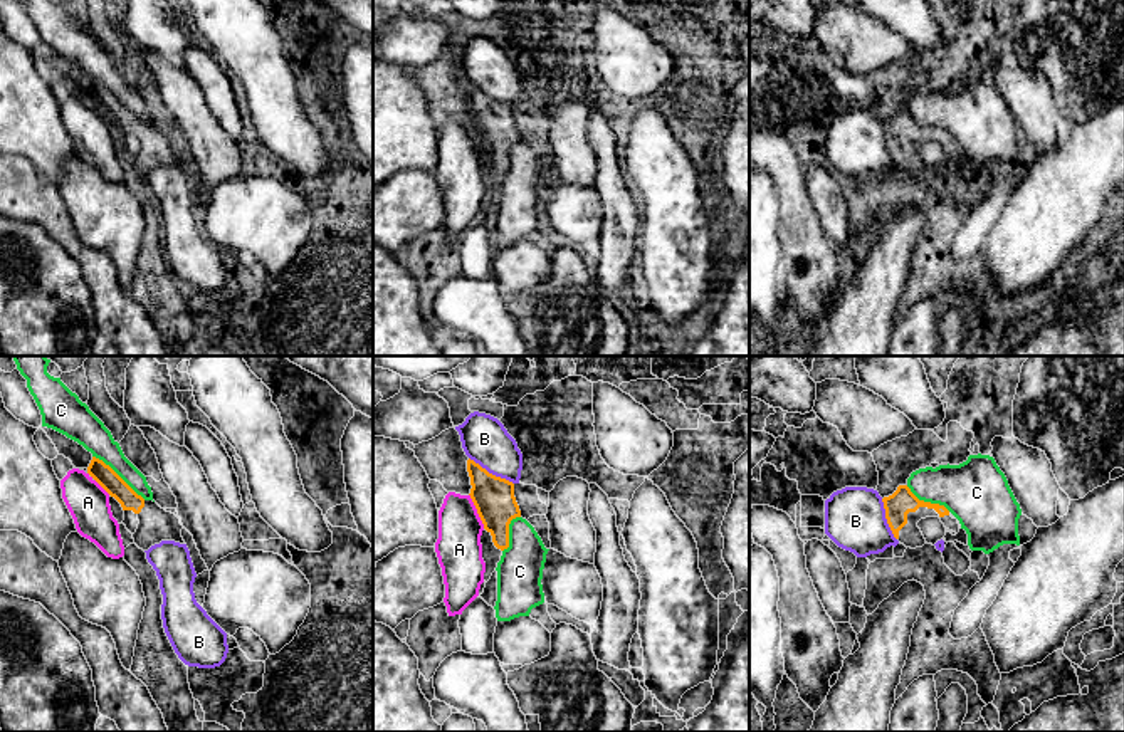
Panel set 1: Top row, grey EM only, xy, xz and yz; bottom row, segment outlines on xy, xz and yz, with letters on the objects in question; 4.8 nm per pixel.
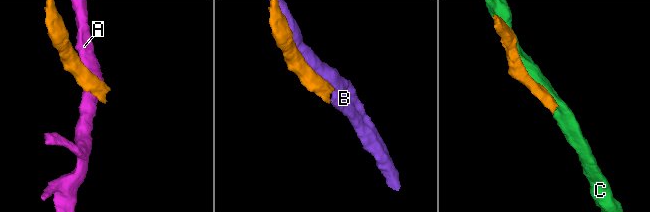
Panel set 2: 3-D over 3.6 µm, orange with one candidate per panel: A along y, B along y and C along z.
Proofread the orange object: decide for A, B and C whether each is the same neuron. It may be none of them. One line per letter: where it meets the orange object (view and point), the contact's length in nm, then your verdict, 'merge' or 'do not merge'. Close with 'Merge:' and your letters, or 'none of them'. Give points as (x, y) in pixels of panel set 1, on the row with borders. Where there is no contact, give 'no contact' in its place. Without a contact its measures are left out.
A: meets orange in xz at (477, 511); contact 180 nm long; do not merge
B: meets orange in xz at (491, 474); contact 260 nm long; do not merge
C: meets orange in xy at (118, 475); contact 340 nm long; do not merge
Merge: none of them

